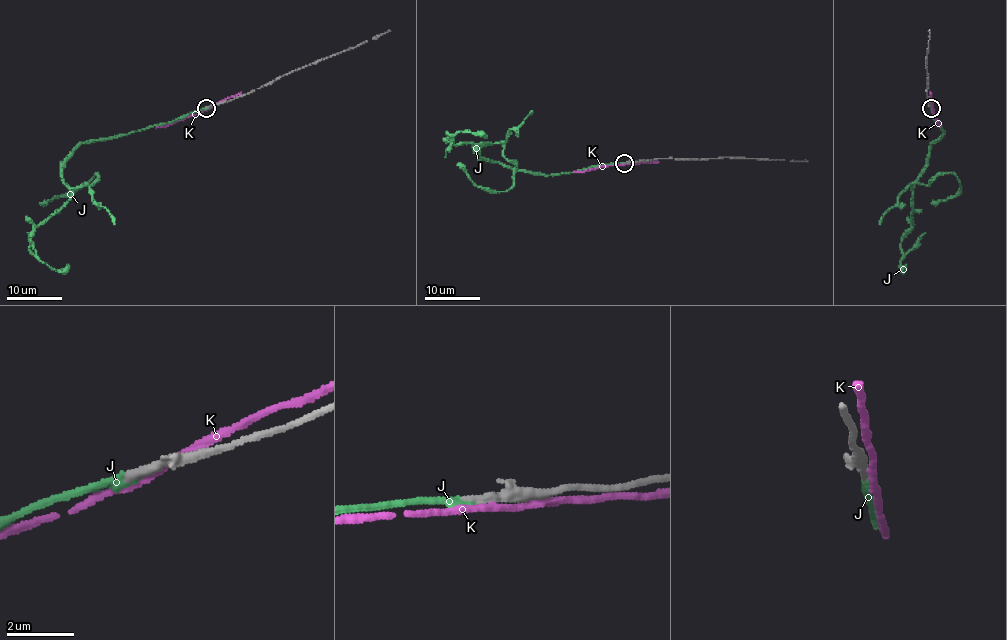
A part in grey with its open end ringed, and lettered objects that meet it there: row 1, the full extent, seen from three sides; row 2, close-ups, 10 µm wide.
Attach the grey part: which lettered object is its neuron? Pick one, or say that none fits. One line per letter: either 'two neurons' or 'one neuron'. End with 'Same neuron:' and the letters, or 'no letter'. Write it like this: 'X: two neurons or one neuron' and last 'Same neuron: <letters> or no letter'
J: one neuron
K: two neurons
Same neuron: J

